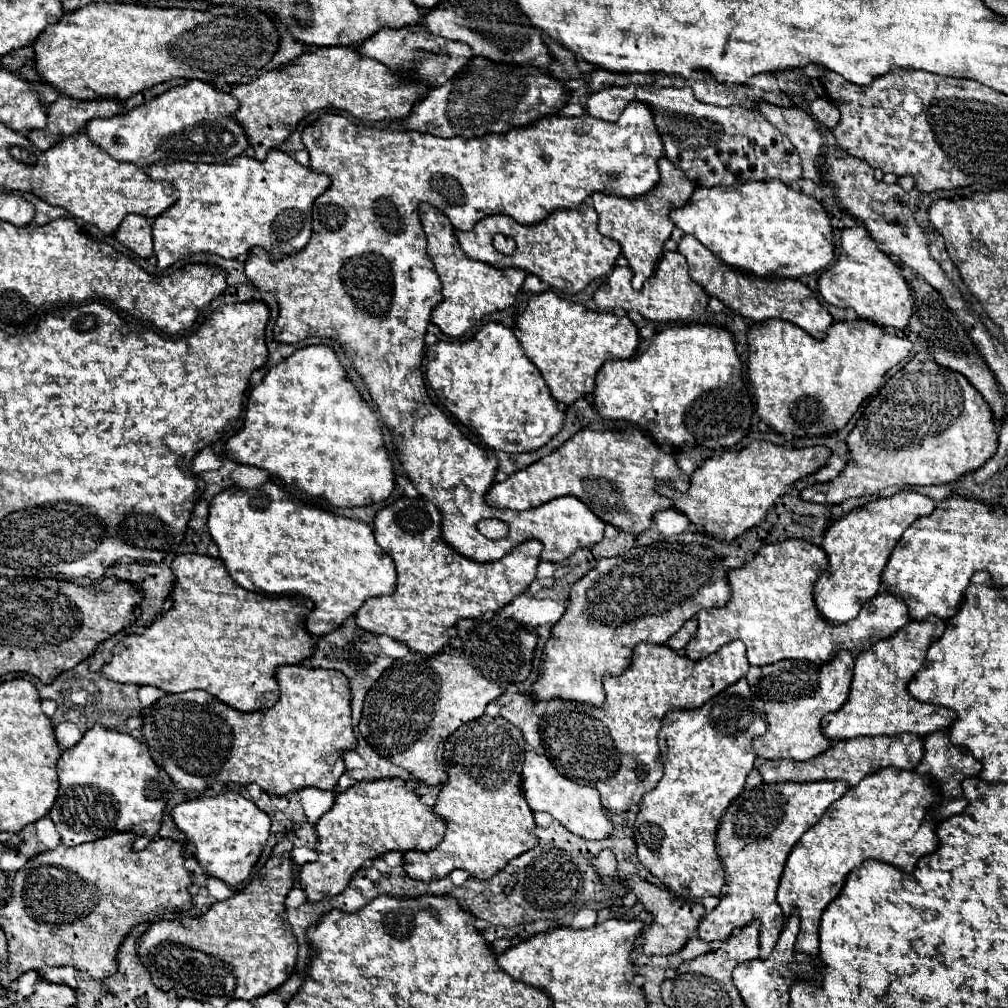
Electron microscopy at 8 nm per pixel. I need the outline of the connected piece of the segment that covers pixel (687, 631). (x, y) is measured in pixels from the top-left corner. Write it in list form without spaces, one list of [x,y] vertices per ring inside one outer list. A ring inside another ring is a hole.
[[[689,619],[689,623],[685,623],[685,627],[681,627],[681,631],[677,631],[669,641],[667,641],[667,647],[673,649],[673,651],[683,651],[683,647],[691,641],[691,637],[695,635],[697,631],[697,619]]]

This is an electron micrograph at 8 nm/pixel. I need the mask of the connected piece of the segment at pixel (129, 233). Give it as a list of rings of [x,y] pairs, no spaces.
[[[127,215],[115,231],[115,239],[131,249],[137,257],[151,257],[153,253],[151,221],[141,215]]]

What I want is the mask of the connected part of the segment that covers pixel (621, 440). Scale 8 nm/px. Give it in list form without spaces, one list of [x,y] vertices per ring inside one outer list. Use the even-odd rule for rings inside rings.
[[[585,427],[547,457],[511,473],[501,483],[493,483],[485,495],[485,501],[491,507],[523,511],[539,507],[555,497],[573,495],[603,521],[637,535],[651,525],[653,513],[671,507],[669,499],[653,491],[659,483],[687,491],[689,475],[683,473],[677,467],[673,455],[663,453],[649,435],[645,437],[639,429],[611,431],[605,427]]]

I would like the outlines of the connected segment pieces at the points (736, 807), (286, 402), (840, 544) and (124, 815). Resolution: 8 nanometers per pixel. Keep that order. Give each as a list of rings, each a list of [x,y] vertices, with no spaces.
[[[815,781],[815,783],[763,783],[759,787],[753,789],[743,789],[741,795],[727,807],[725,815],[719,821],[717,827],[717,855],[725,867],[727,873],[727,887],[723,889],[721,901],[719,905],[701,919],[699,929],[697,929],[697,937],[701,941],[725,941],[731,935],[731,929],[735,927],[743,927],[749,925],[751,921],[759,921],[761,923],[761,959],[767,959],[781,935],[781,929],[785,925],[785,917],[783,911],[775,899],[777,895],[777,887],[779,887],[779,879],[785,867],[785,861],[793,849],[793,845],[801,839],[801,835],[811,829],[825,813],[825,809],[837,801],[839,797],[843,797],[847,791],[847,785],[843,781]]]
[[[327,345],[297,349],[291,357],[267,371],[261,385],[253,387],[247,397],[245,427],[229,437],[227,447],[231,461],[265,469],[285,485],[297,485],[307,495],[325,499],[335,507],[379,503],[393,491],[395,475],[381,435],[381,425],[355,385],[347,379],[345,367],[339,363],[335,351]]]
[[[899,491],[893,497],[875,499],[867,505],[853,509],[847,517],[831,523],[823,535],[821,549],[827,553],[829,567],[817,579],[813,597],[815,607],[831,625],[841,625],[853,619],[865,601],[879,593],[881,571],[891,555],[893,547],[901,539],[903,531],[919,517],[929,515],[935,509],[935,501],[915,493],[915,491]]]
[[[91,727],[77,745],[61,753],[57,773],[61,785],[49,817],[61,835],[61,845],[75,847],[131,831],[135,835],[133,851],[141,851],[157,835],[165,811],[159,769],[147,745],[129,733]]]

